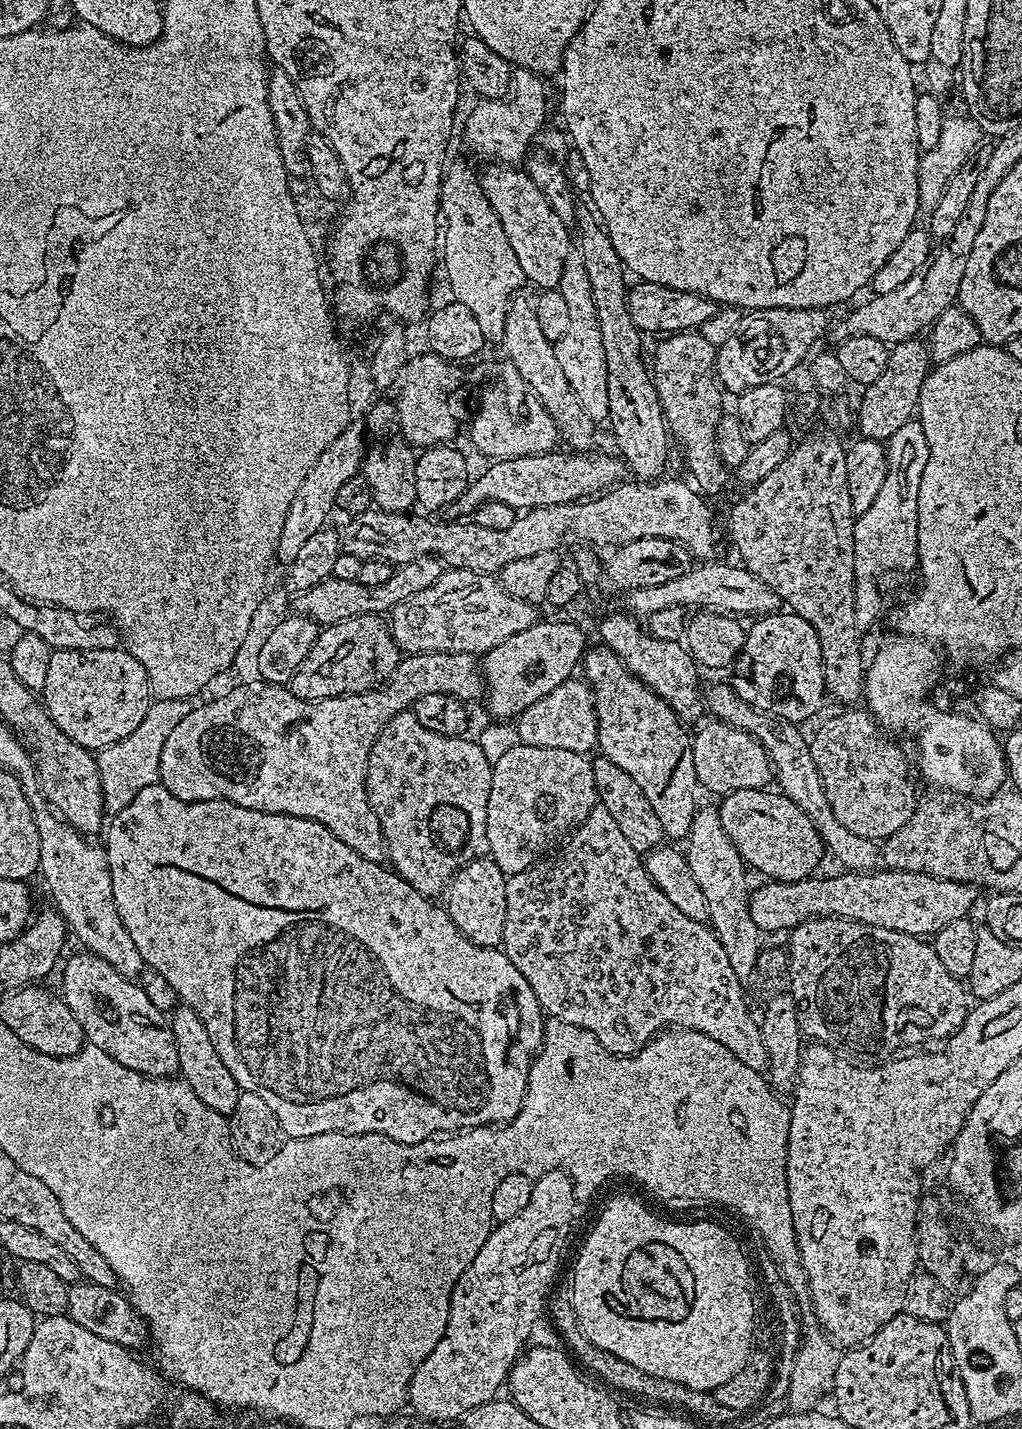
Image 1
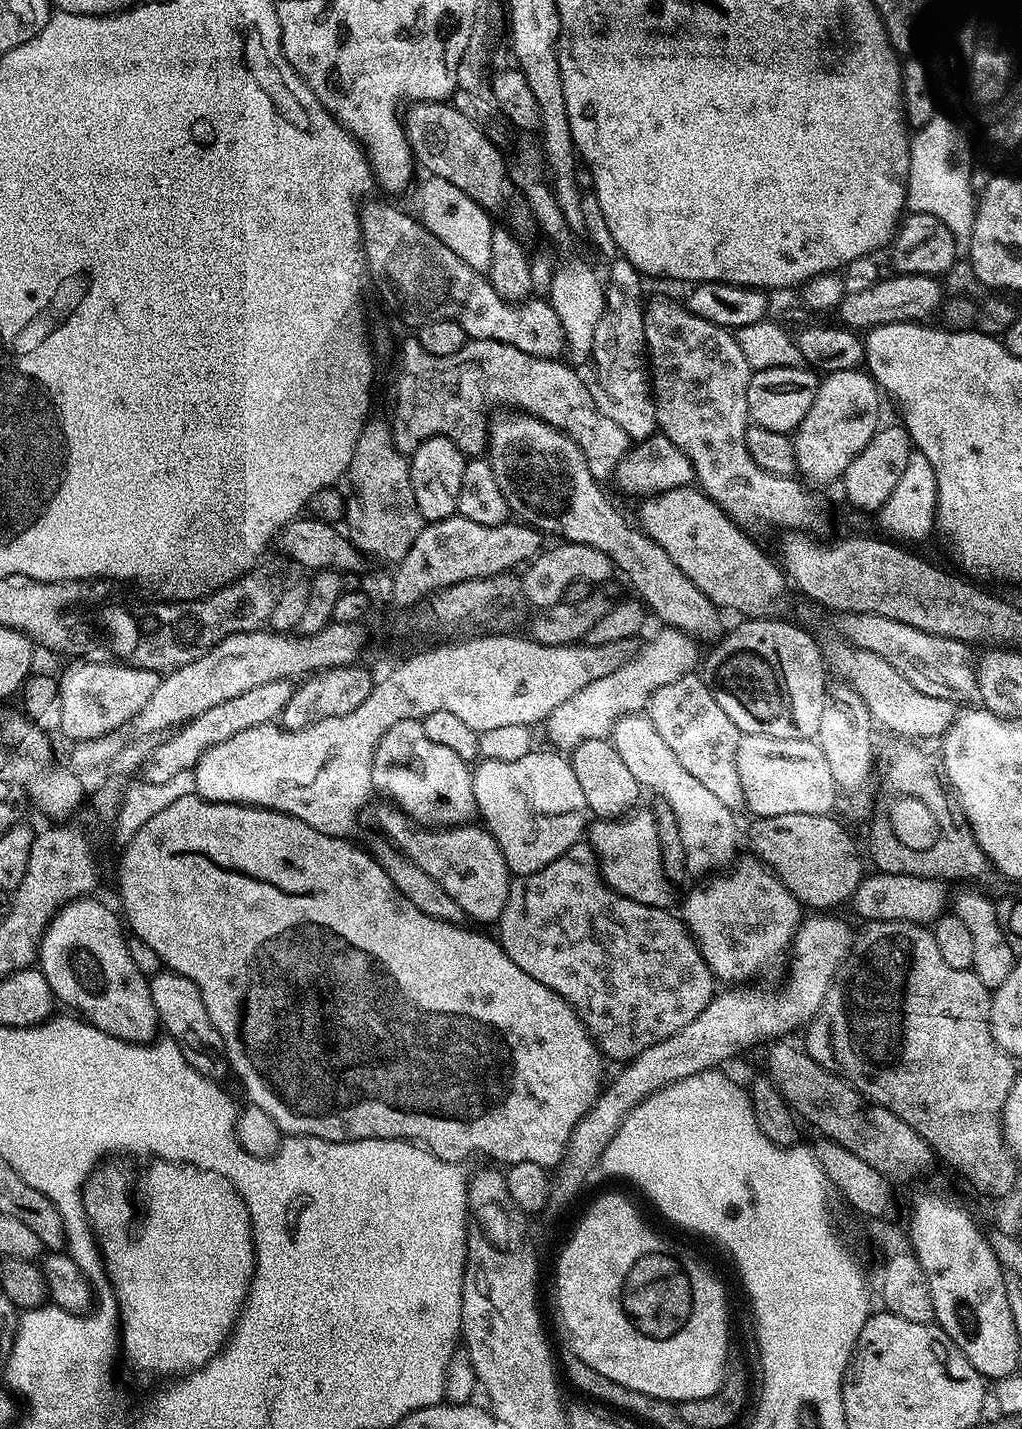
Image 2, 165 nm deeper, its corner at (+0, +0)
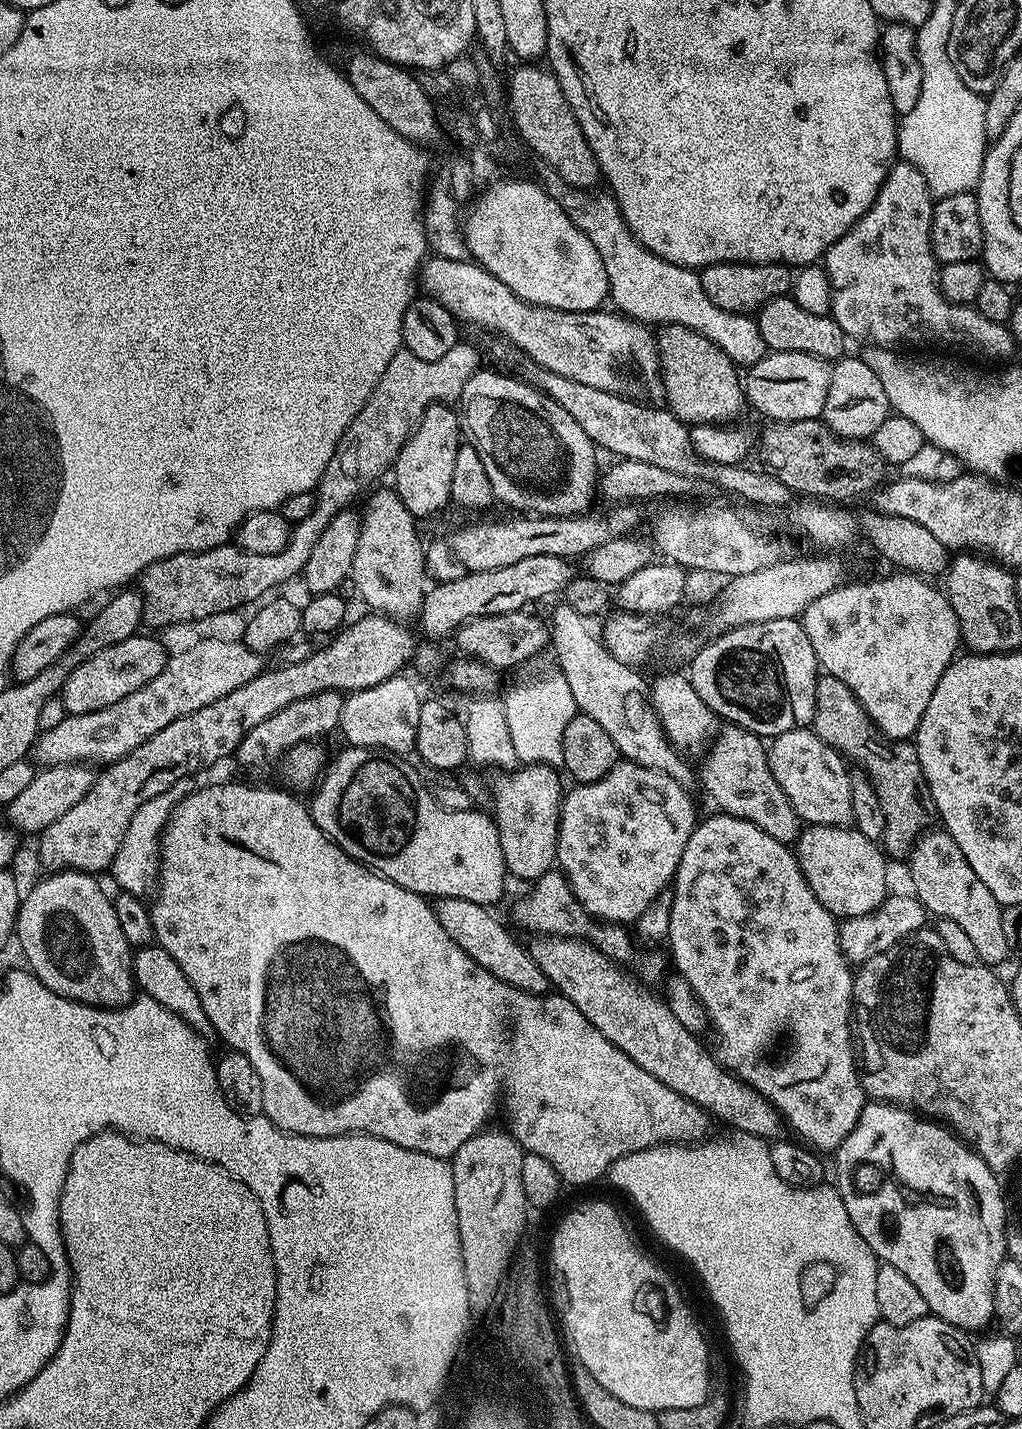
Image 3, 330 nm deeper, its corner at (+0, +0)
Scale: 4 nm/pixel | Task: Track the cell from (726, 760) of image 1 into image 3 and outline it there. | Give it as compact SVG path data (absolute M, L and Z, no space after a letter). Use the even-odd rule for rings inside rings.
M811 727L795 728L786 734L771 737L767 745L770 770L782 786L786 798L790 798L790 806L800 815L805 825L838 824L847 825L852 818L850 806L850 775L849 765L822 738L818 738Z

